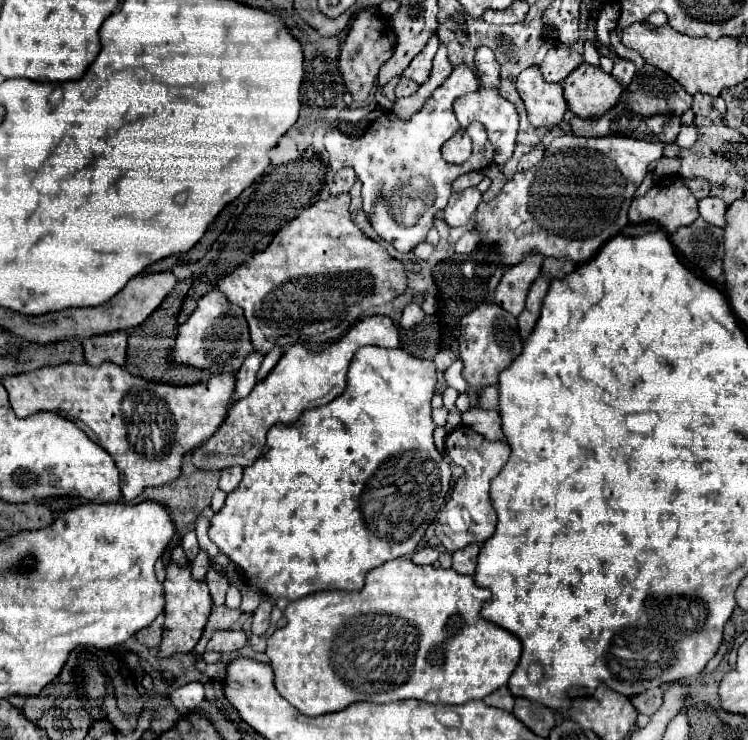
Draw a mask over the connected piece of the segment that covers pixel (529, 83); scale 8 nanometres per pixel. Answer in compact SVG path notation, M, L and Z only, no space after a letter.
M537 66L519 74L517 92L525 104L527 118L533 128L547 128L563 120L567 104L561 92L561 84L549 84L541 80Z

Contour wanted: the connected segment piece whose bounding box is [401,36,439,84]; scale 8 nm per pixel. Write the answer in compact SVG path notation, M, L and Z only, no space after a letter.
M433 36L433 40L429 40L429 44L423 48L423 52L409 64L409 68L401 76L411 76L417 84L423 84L431 74L431 62L437 52L437 46L439 46L439 38Z

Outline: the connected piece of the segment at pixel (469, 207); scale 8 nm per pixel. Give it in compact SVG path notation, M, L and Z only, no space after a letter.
M467 188L463 192L453 192L453 196L449 198L449 204L443 212L445 222L451 228L467 226L479 202L481 202L481 192L477 188Z

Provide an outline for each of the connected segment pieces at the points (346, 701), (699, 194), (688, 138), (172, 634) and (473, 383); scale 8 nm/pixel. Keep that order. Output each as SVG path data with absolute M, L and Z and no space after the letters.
M393 558L389 562L385 562L379 568L373 568L373 572L367 574L365 578L365 586L359 592L341 592L341 590L333 590L333 592L319 592L295 602L289 602L289 606L285 608L285 618L287 618L287 626L279 628L273 632L271 638L267 638L267 656L275 674L275 688L277 692L291 702L301 714L305 716L321 716L321 714L331 714L331 712L339 712L343 708L347 708L349 704L367 700L367 702L393 702L397 698L417 698L423 702L443 702L443 704L465 704L469 700L481 700L487 694L491 694L493 690L497 690L499 686L505 686L507 680L511 678L515 666L519 664L519 656L521 656L521 642L517 638L513 638L507 630L481 620L479 612L483 608L485 602L489 602L491 592L477 586L473 576L465 576L455 572L453 568L445 570L445 568L433 568L433 566L419 566L413 564L411 558Z
M691 178L691 180L685 180L685 184L687 184L687 188L693 192L693 196L695 196L697 200L709 196L709 184L707 184L707 180Z
M691 124L691 126L681 126L681 132L673 140L673 144L677 144L679 148L689 148L695 144L695 140L697 140L697 128L693 128Z
M169 562L167 578L163 586L165 586L165 624L163 624L163 640L157 650L157 658L167 658L175 652L191 652L203 634L203 628L207 624L213 606L205 580L195 580L191 576L189 564L179 566L175 562Z
M481 304L461 320L459 336L459 358L463 360L463 378L477 394L485 386L497 386L501 370L509 368L511 362L521 354L523 340L519 336L517 318L499 308L497 304Z

